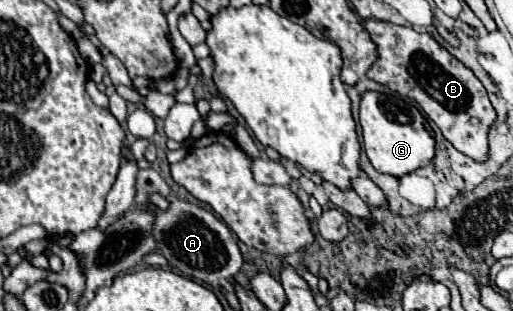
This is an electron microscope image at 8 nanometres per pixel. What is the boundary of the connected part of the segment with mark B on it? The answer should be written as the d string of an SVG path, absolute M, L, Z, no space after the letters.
M373 19L365 21L365 29L371 33L379 51L367 77L387 85L399 95L415 99L457 151L475 161L487 161L489 131L497 119L497 111L475 73L441 47L431 33L419 33L411 27Z

